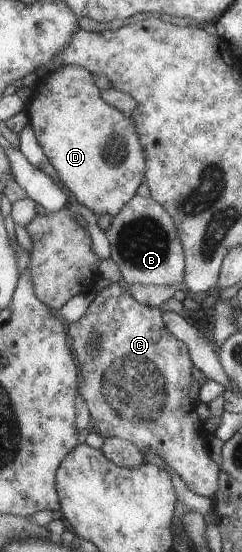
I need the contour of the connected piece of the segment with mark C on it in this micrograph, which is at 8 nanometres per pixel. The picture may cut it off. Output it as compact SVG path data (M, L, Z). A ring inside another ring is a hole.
M111 283L99 291L94 300L84 311L84 315L77 321L70 322L67 330L72 337L72 351L76 355L76 363L80 363L80 384L78 393L86 404L92 425L92 432L106 439L118 437L142 453L151 452L161 458L164 463L184 481L192 493L205 498L212 498L216 490L218 465L210 461L208 449L200 435L196 435L198 415L194 413L194 405L188 399L190 379L190 359L188 347L178 341L168 331L164 321L160 319L160 311L148 305L137 303L119 283ZM96 331L98 347L96 351L88 351L88 333Z

